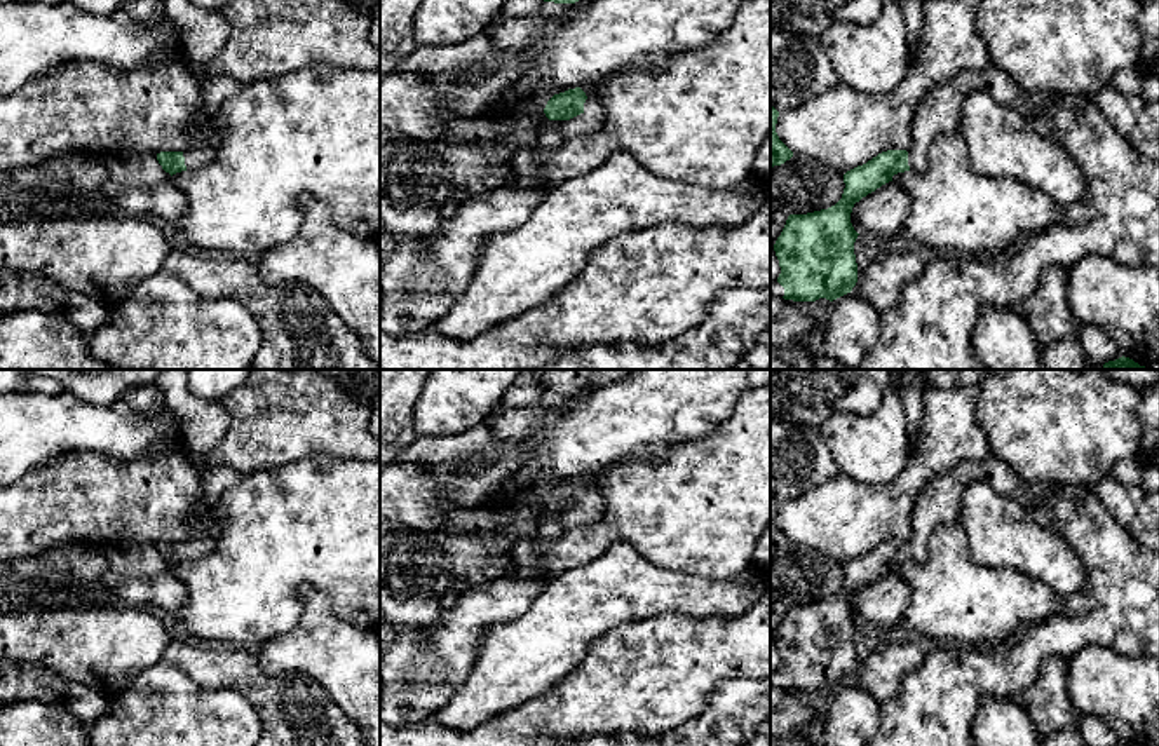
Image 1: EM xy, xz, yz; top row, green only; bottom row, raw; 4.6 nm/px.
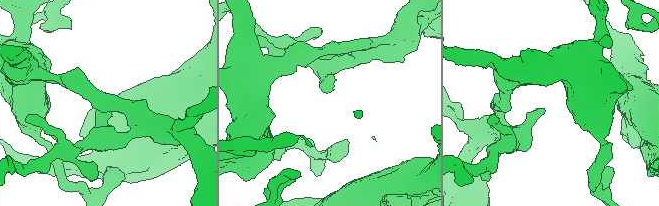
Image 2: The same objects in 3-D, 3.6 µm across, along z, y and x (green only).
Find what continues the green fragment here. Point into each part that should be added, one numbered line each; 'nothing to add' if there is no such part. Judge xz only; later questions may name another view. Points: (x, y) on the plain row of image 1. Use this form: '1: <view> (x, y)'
1: xz (553, 523)

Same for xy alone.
1: xy (201, 544)

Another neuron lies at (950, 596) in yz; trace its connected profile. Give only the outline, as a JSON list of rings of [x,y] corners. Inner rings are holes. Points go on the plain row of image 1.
[[[959,523],[941,525],[922,561],[892,566],[910,587],[903,624],[932,640],[992,648],[1018,626],[1061,612],[1063,598],[1014,568],[973,561]]]

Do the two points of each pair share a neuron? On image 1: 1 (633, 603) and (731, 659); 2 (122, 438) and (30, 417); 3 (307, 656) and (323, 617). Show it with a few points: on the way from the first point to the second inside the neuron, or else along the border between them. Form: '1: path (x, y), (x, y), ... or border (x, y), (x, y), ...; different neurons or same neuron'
1: border (696, 616), (659, 612), (614, 626); different neurons
2: path (100, 429), (53, 426); same neuron
3: path (316, 647), (319, 644), (319, 626); same neuron

